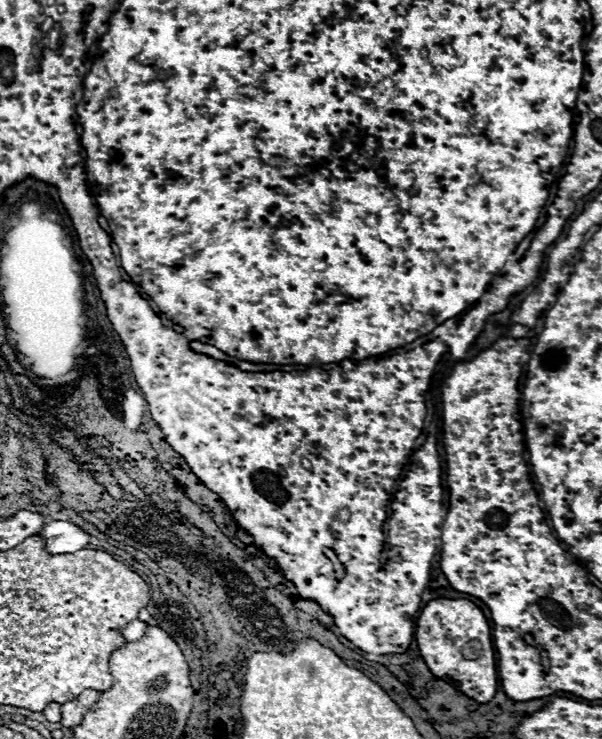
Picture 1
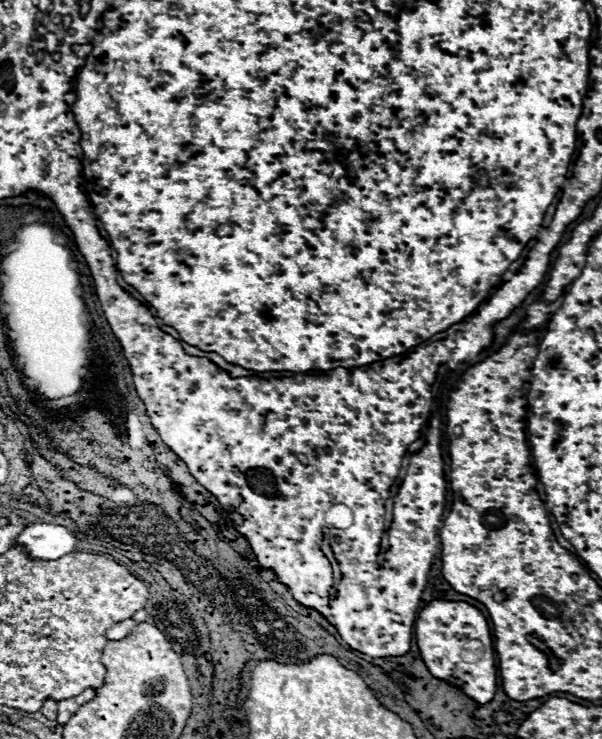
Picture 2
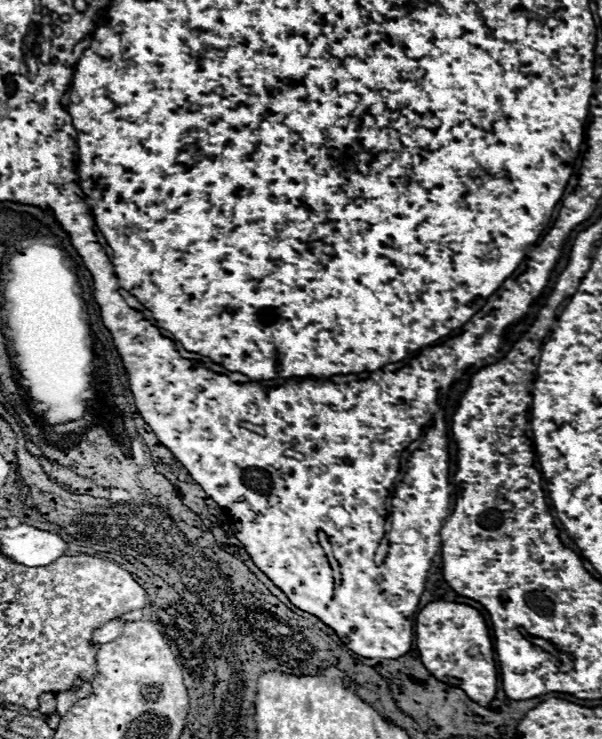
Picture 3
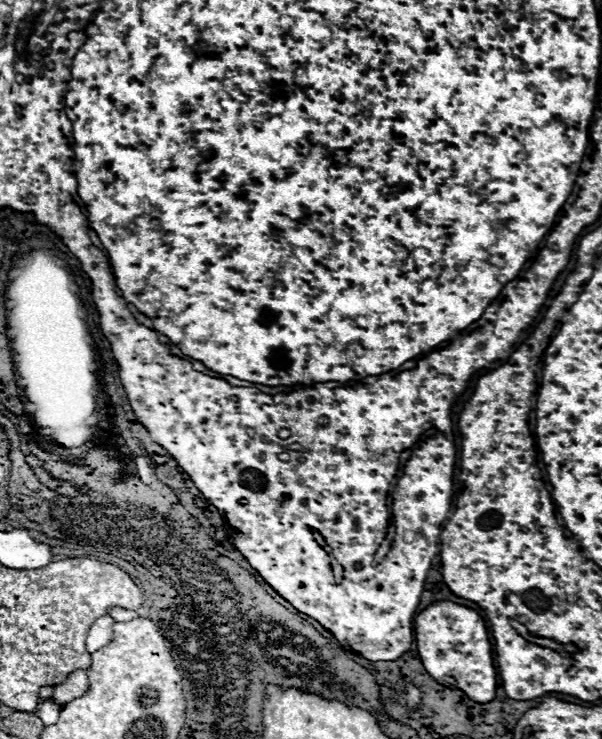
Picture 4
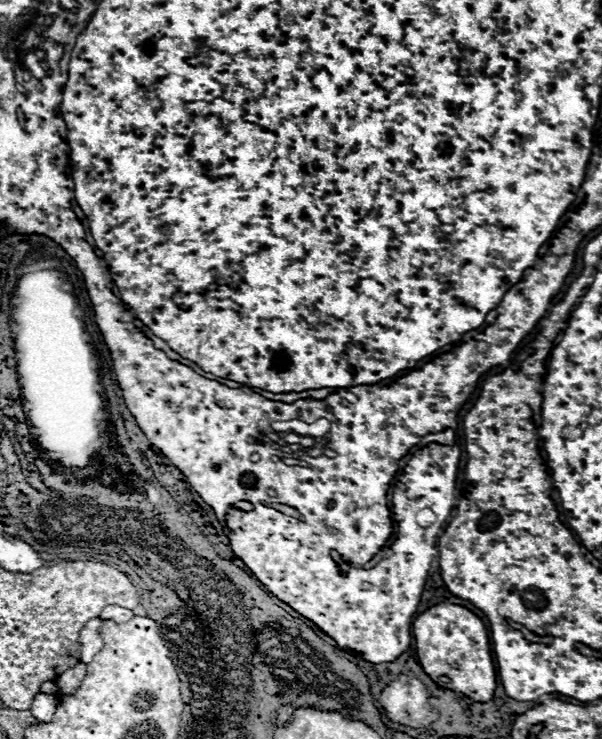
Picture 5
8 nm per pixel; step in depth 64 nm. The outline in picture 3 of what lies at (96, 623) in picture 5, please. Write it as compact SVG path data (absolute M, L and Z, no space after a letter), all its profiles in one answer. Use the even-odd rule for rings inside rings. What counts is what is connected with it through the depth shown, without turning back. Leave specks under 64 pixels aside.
M112 620L112 622L106 622L100 630L94 630L94 634L92 634L92 642L104 644L104 642L112 642L112 640L116 640L116 638L122 634L124 624L126 624L126 620Z

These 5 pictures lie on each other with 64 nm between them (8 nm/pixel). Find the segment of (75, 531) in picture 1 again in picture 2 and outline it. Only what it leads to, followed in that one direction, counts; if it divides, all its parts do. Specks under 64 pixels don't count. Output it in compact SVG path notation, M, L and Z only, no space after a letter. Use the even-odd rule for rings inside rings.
M32 524L28 526L16 544L24 544L32 556L42 560L56 560L64 554L76 552L78 538L64 526L58 524Z

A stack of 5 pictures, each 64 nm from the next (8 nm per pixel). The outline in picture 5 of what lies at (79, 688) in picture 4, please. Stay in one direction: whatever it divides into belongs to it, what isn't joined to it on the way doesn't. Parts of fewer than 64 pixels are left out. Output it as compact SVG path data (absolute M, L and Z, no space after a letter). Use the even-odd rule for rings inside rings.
M78 664L76 668L70 668L68 672L64 672L64 676L60 676L56 680L56 686L58 686L58 694L72 694L80 688L82 680L86 676L86 664Z

